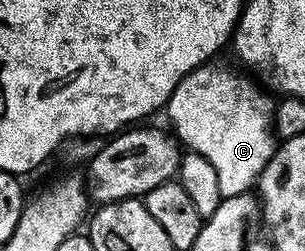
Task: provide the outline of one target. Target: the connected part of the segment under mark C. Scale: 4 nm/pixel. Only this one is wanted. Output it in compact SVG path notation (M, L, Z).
M217 63L192 69L179 82L169 96L167 112L176 140L215 167L222 197L234 197L256 186L257 177L271 159L275 148L274 106L271 101L269 105L270 94L252 76L236 73L229 65L213 64Z

